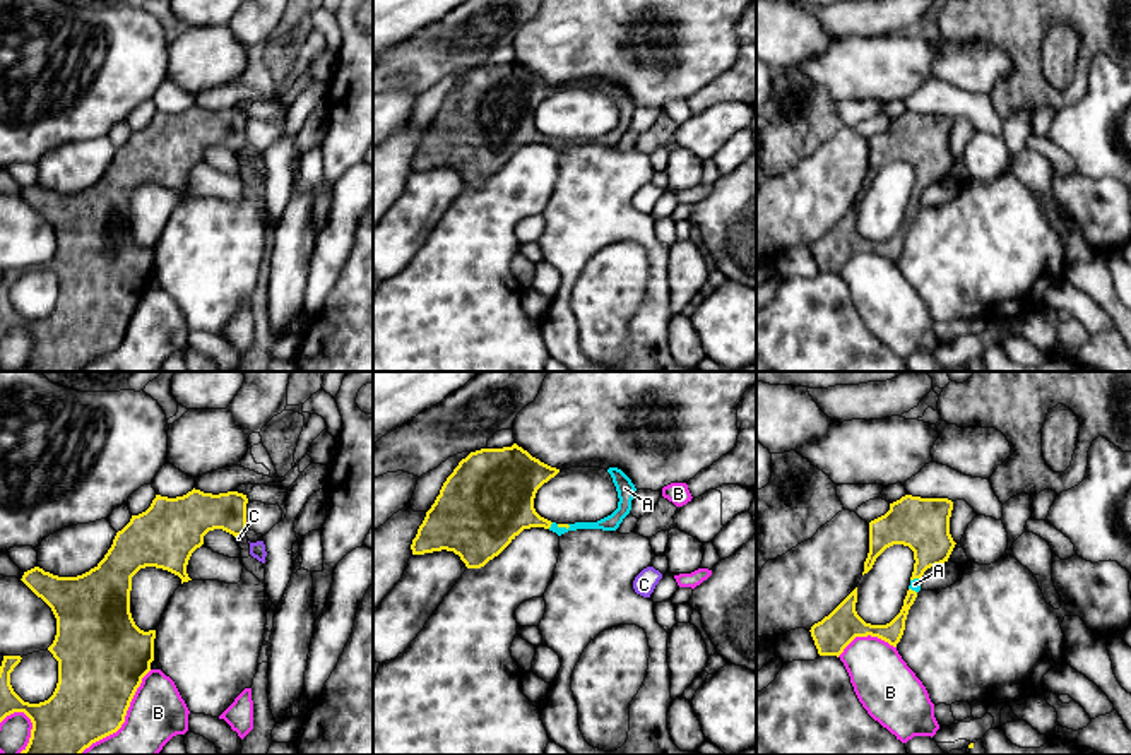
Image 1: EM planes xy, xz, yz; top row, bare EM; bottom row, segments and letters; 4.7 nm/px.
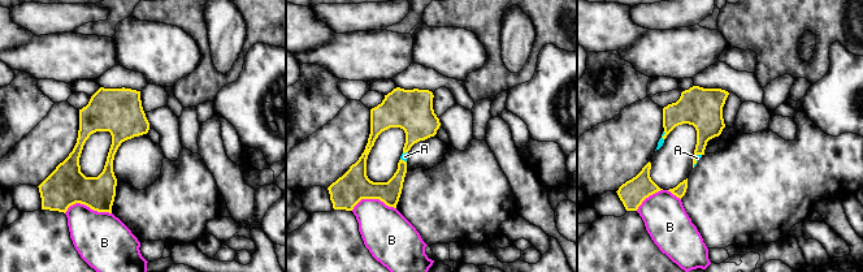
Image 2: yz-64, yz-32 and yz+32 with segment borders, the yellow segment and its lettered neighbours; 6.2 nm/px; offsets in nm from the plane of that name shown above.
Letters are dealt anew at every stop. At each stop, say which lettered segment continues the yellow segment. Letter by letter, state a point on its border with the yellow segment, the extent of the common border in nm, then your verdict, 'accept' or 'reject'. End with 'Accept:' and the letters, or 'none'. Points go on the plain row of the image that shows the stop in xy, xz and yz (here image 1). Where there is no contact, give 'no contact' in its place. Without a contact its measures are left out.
A: contact xz (550, 142); length 40 nm; accept
B: contact xy (124, 336); length 500 nm; reject
C: contact xy (238, 151); length 40 nm; reject
Accept: A

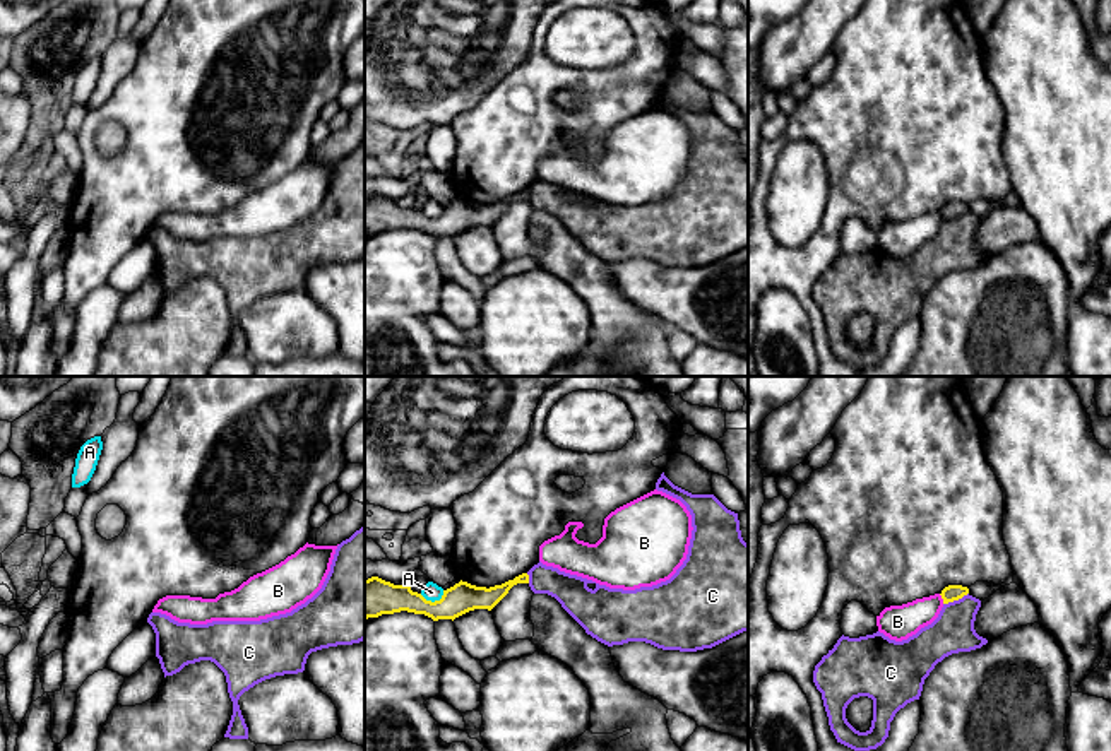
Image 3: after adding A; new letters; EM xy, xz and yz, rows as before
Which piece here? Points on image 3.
A: contact xz (435, 218); length 120 nm; reject
B: contact yz (942, 214); length 50 nm; reject
C: contact yz (956, 216); length 130 nm; reject
Accept: none

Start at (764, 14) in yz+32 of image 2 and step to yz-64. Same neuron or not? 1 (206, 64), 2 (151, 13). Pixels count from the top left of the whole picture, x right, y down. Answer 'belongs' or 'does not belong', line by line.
1: belongs
2: belongs

